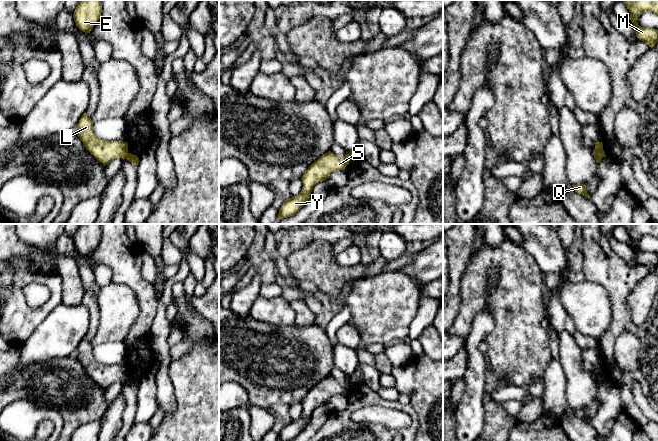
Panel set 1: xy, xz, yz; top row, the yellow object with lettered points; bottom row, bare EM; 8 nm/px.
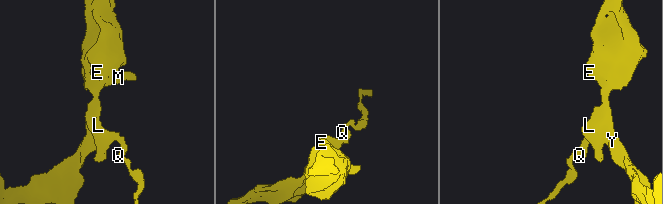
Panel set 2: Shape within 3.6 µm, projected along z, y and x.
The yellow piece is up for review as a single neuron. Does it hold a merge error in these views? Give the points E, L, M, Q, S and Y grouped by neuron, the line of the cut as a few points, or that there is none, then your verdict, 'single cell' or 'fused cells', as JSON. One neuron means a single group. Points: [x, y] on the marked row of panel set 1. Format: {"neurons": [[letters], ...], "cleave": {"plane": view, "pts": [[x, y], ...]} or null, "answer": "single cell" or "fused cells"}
{"neurons": [["E", "L", "M", "S", "Y"], ["Q"]], "cleave": {"plane": "yz", "pts": [[594, 151], [602, 157]]}, "answer": "fused cells"}

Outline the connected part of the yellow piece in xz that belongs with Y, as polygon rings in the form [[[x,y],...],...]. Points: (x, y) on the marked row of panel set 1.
[[[331,151],[323,154],[318,160],[311,164],[301,180],[302,191],[297,196],[287,199],[279,209],[279,219],[288,218],[299,212],[309,200],[313,187],[325,181],[333,172],[344,170],[350,162],[348,154],[344,158],[336,156]]]

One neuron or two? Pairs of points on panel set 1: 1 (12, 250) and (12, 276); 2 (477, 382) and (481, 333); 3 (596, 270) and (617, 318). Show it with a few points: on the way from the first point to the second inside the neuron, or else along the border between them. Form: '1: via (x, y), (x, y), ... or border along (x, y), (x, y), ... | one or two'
1: border along (30, 259), (12, 258), (10, 260) | two
2: via (476, 370), (475, 345) | one
3: via (608, 282), (617, 291), (617, 306) | one

